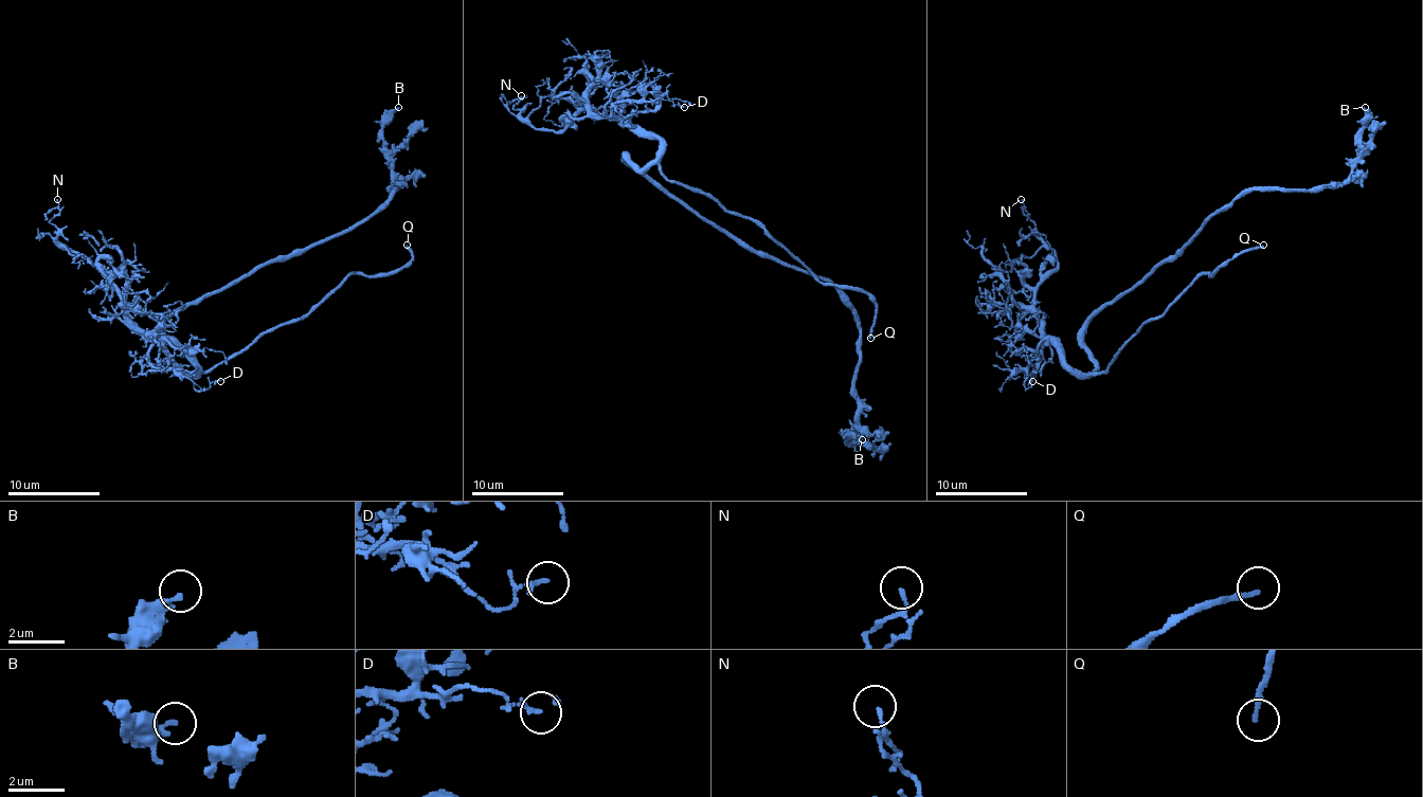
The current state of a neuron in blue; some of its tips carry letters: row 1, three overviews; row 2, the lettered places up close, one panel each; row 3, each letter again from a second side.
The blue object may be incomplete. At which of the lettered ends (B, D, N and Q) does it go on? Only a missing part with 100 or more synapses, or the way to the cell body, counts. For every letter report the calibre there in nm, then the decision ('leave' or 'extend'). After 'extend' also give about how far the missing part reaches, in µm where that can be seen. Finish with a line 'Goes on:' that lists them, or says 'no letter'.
B: calibre 220 nm; leave
D: calibre 150 nm; leave
N: calibre 80 nm; leave
Q: calibre 190 nm; extend; missing 40 µm
Goes on: Q

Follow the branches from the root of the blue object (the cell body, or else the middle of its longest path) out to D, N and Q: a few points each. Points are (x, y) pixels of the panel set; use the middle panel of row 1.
D: (664, 193), (627, 160), (643, 169), (659, 150), (631, 123), (638, 111), (629, 105), (664, 97), (684, 107)
N: (664, 193), (627, 160), (643, 169), (656, 140), (592, 109), (557, 132), (539, 130), (514, 107), (521, 95)
Q: (664, 193), (627, 160), (656, 165), (756, 220), (821, 283), (860, 287), (876, 305), (870, 338)

